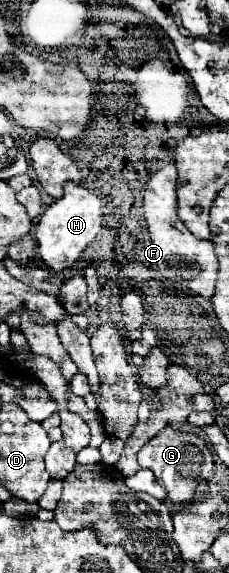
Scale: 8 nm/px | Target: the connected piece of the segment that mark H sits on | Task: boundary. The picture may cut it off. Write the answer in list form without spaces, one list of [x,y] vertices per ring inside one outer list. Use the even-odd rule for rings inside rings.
[[[65,182],[63,198],[55,200],[37,222],[35,238],[37,238],[39,256],[49,268],[53,268],[55,272],[61,272],[73,266],[81,258],[83,250],[97,238],[101,228],[103,228],[101,198],[93,190],[81,184]]]

